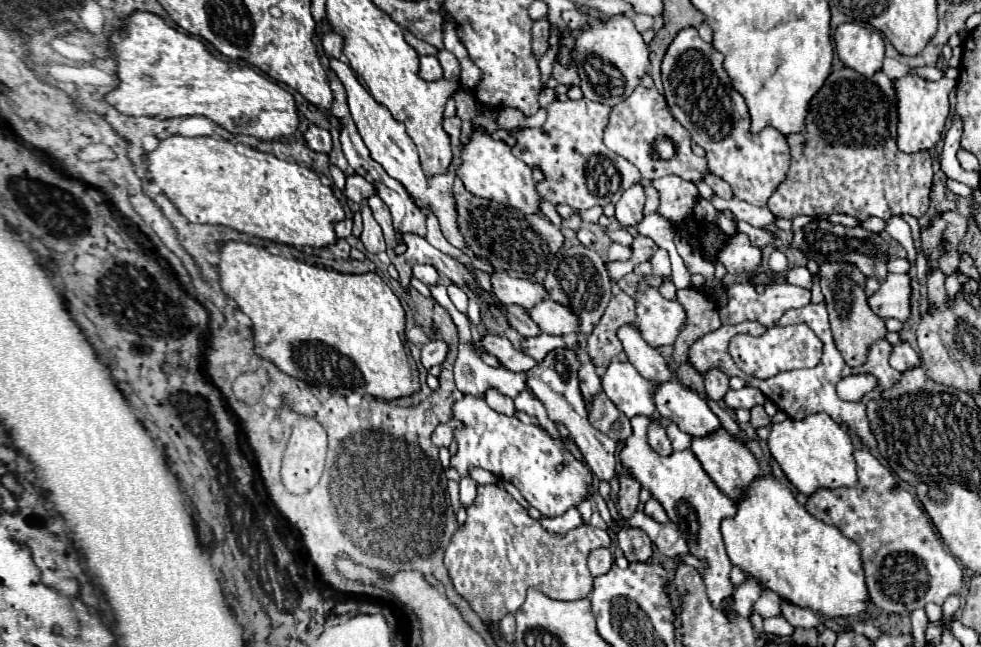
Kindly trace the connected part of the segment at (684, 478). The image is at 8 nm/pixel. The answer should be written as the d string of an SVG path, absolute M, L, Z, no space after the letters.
M633 416L631 418L631 436L623 442L623 448L619 452L621 466L635 478L643 490L649 490L655 500L661 502L663 510L667 512L669 520L679 524L679 530L683 538L689 544L689 550L695 558L701 560L705 568L705 586L707 596L713 602L713 606L721 606L725 610L731 610L727 598L733 592L733 584L729 582L729 570L731 562L725 552L725 544L721 538L721 518L727 518L733 514L733 502L713 484L713 480L705 474L703 466L697 462L695 454L691 450L673 452L671 456L659 456L645 438L645 426L649 424L649 418L645 416Z

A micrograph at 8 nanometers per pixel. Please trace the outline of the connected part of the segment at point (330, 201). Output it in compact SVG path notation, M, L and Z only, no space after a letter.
M173 134L159 140L159 146L147 152L147 170L151 180L163 190L163 194L175 204L175 208L199 224L223 224L233 230L253 234L263 240L273 240L293 246L323 248L337 240L335 224L345 218L343 206L333 196L331 188L321 182L317 172L253 150L245 144L233 144L229 140L215 140L213 136L179 136Z

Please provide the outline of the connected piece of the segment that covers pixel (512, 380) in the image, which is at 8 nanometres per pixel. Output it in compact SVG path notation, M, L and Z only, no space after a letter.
M437 284L437 286L431 286L431 292L433 292L433 298L451 314L451 318L453 318L457 330L459 330L459 356L457 356L457 362L455 362L455 384L457 384L457 388L459 388L463 394L471 394L471 396L477 396L477 398L483 398L489 388L495 388L497 392L501 392L501 394L505 394L505 396L509 396L509 398L515 398L521 390L525 390L525 382L527 382L525 372L519 372L519 374L517 374L517 372L511 372L511 370L505 370L505 368L493 368L493 366L487 366L487 364L481 360L479 352L477 352L475 346L473 346L469 318L467 318L467 314L463 314L463 312L459 312L459 310L455 308L455 304L451 302L451 298L449 298L449 294L447 294L447 288Z

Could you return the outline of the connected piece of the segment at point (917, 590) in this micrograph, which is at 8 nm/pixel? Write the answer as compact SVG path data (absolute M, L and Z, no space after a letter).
M865 448L855 450L853 456L857 462L857 484L853 488L819 488L807 498L805 508L815 518L837 526L847 538L859 544L869 602L873 606L891 614L911 614L915 608L923 608L929 602L943 604L947 596L955 594L961 588L963 570L955 562L953 554L943 546L919 500L897 484L891 470L885 468L877 458L873 458Z

